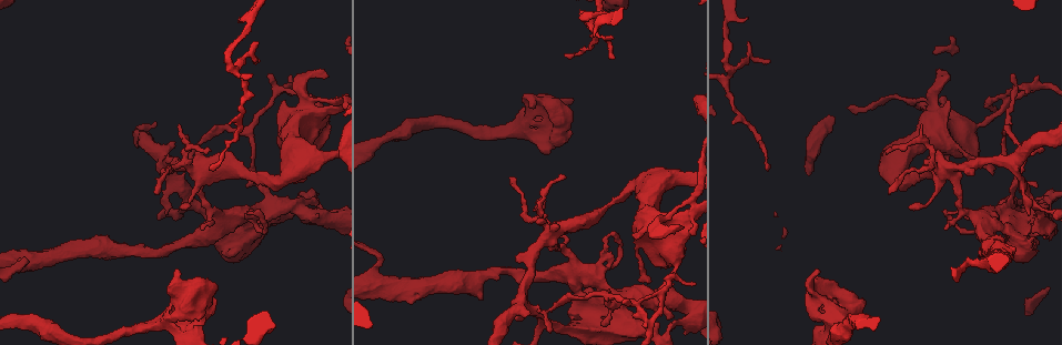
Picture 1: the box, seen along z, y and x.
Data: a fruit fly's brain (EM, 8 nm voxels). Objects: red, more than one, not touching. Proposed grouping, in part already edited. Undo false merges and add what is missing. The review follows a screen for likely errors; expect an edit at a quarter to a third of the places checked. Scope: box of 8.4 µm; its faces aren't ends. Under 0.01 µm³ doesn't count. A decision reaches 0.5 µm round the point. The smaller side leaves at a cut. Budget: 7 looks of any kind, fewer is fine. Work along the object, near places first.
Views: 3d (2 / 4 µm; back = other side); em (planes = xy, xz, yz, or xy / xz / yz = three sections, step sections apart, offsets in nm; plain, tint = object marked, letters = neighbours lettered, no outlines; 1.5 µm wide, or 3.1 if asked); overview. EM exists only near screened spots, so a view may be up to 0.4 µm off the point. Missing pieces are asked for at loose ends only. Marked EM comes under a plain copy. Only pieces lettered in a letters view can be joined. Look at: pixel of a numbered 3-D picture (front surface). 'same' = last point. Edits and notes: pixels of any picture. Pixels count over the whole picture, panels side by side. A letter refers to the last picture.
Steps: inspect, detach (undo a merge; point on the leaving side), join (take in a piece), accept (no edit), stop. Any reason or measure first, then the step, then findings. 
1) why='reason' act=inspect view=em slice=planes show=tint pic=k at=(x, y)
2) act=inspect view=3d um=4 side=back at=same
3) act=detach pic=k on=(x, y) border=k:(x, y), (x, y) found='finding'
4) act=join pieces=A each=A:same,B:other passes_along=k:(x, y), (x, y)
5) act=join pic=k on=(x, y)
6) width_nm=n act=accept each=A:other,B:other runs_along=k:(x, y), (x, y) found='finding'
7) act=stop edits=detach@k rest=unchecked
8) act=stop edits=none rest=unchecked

why='branch point' act=inspect view=3d um=2 pic=1 at=(540, 322)

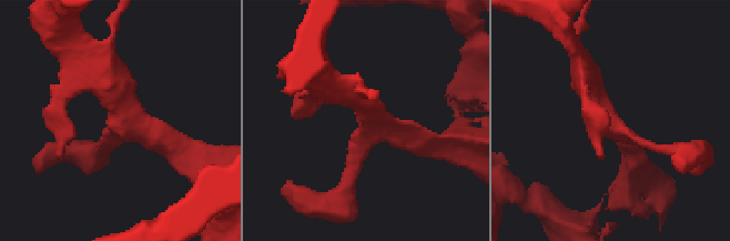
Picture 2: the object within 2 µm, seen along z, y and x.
why='need the tissue' act=inspect view=em slice=yz step=8 show=tint pic=2 at=(372, 118)

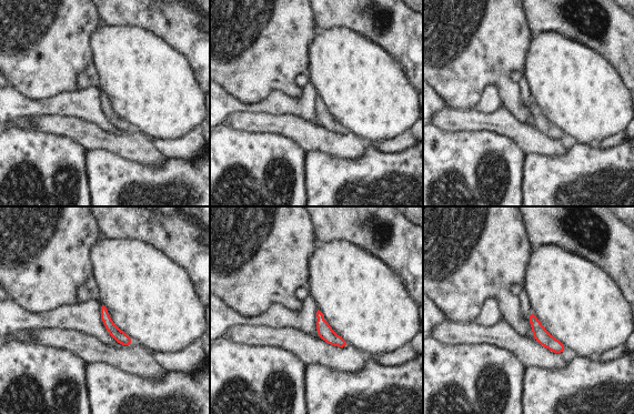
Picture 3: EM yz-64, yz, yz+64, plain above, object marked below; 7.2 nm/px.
why='cut it another way' act=inspect view=em slice=planes show=letters at=same

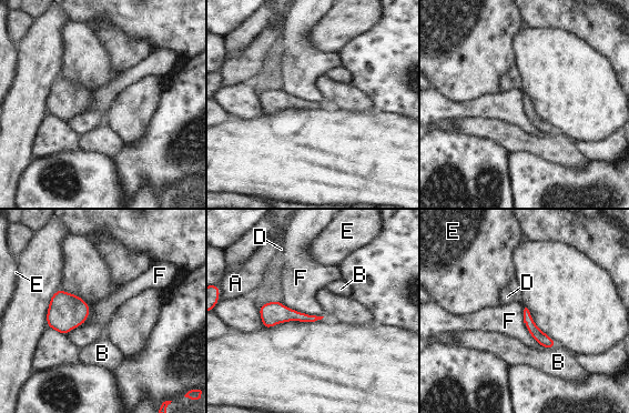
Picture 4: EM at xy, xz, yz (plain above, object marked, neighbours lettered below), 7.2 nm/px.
width_nm=170 act=accept each=A:other,B:other,D:other,E:other,F:other border=4:(279, 301), (301, 312), (322, 316) found='continuous, no second neuron'

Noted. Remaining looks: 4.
why='an open end' act=inspect view=em slice=planes show=letters pic=1 at=(887, 154)

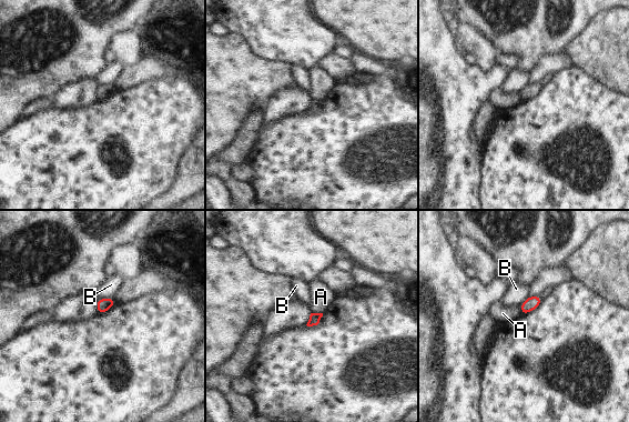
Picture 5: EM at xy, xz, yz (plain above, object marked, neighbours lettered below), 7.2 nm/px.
act=accept each=A:other,B:other border=5:(312, 312), (322, 313) found='none of them fits'

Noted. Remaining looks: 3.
why='touches itself' act=inspect view=3d um=2 pic=1 at=(578, 300)

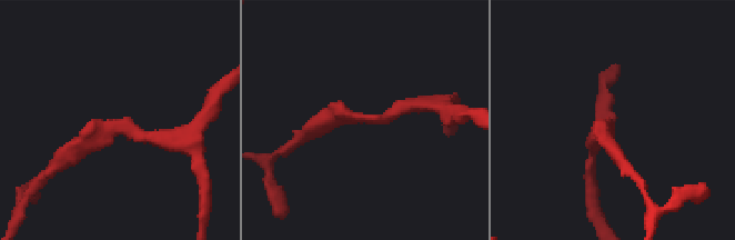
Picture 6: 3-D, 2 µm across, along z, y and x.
act=inspect view=em slice=planes show=tint pic=6 at=(613, 137)

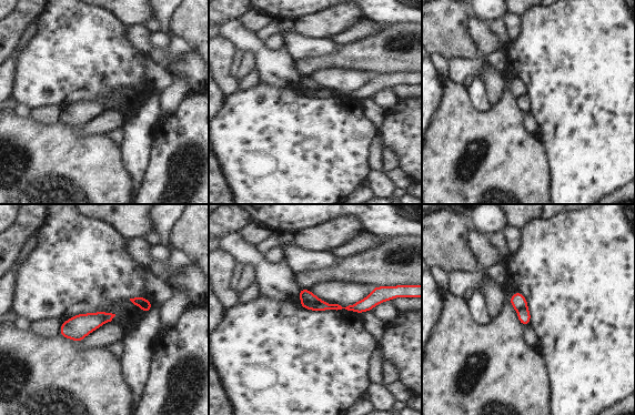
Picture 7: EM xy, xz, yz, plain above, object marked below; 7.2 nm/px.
why='what lies round it' act=inspect view=em slice=planes show=letters at=same

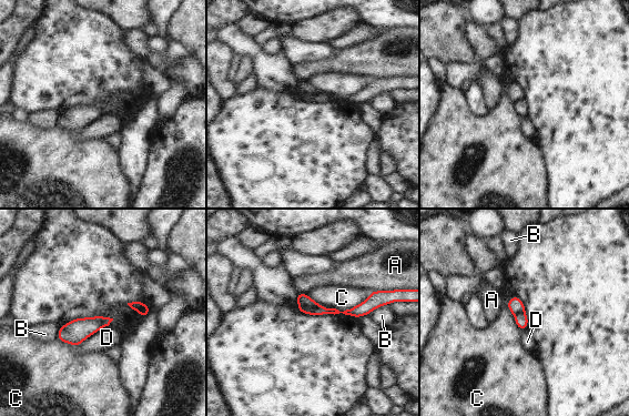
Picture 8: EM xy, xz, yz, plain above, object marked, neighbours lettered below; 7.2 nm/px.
act=detach pic=8 on=(303, 298) each=A:other,B:other,C:other,D:other border=8:(297, 302), (310, 308), (320, 306) found='two neurons meet here'

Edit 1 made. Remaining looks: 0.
act=stop edits=detach@8 rest=unchecked

